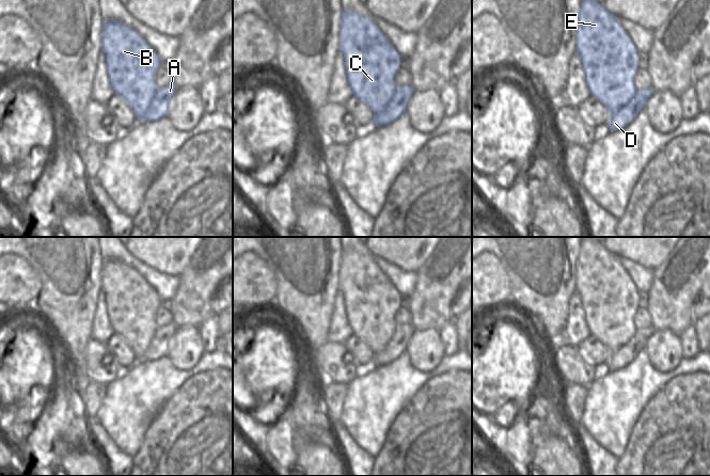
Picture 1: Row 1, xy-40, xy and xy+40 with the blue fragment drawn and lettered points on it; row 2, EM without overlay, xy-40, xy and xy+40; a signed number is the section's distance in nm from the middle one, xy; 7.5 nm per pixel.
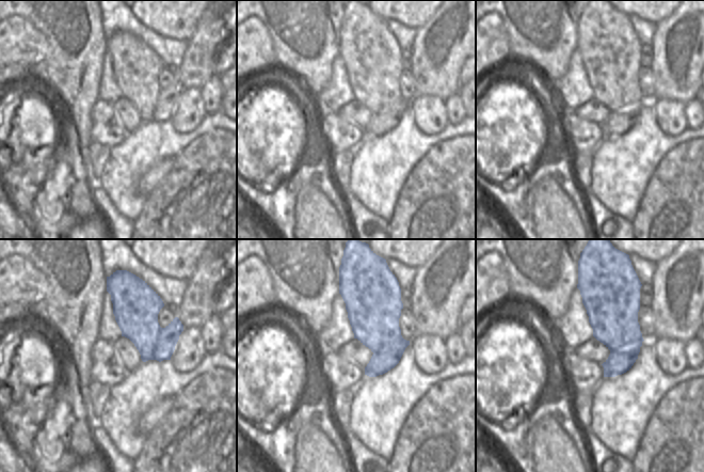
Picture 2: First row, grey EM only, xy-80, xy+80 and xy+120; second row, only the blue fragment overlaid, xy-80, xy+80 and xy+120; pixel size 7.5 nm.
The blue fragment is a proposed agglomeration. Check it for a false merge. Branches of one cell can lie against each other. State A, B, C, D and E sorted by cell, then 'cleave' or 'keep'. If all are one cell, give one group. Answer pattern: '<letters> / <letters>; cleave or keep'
A B C D E; keep

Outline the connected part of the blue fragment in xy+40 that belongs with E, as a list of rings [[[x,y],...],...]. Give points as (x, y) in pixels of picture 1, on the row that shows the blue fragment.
[[[582,0],[575,49],[591,97],[611,113],[609,130],[625,129],[656,92],[637,91],[634,85],[638,51],[630,36],[602,3]]]

